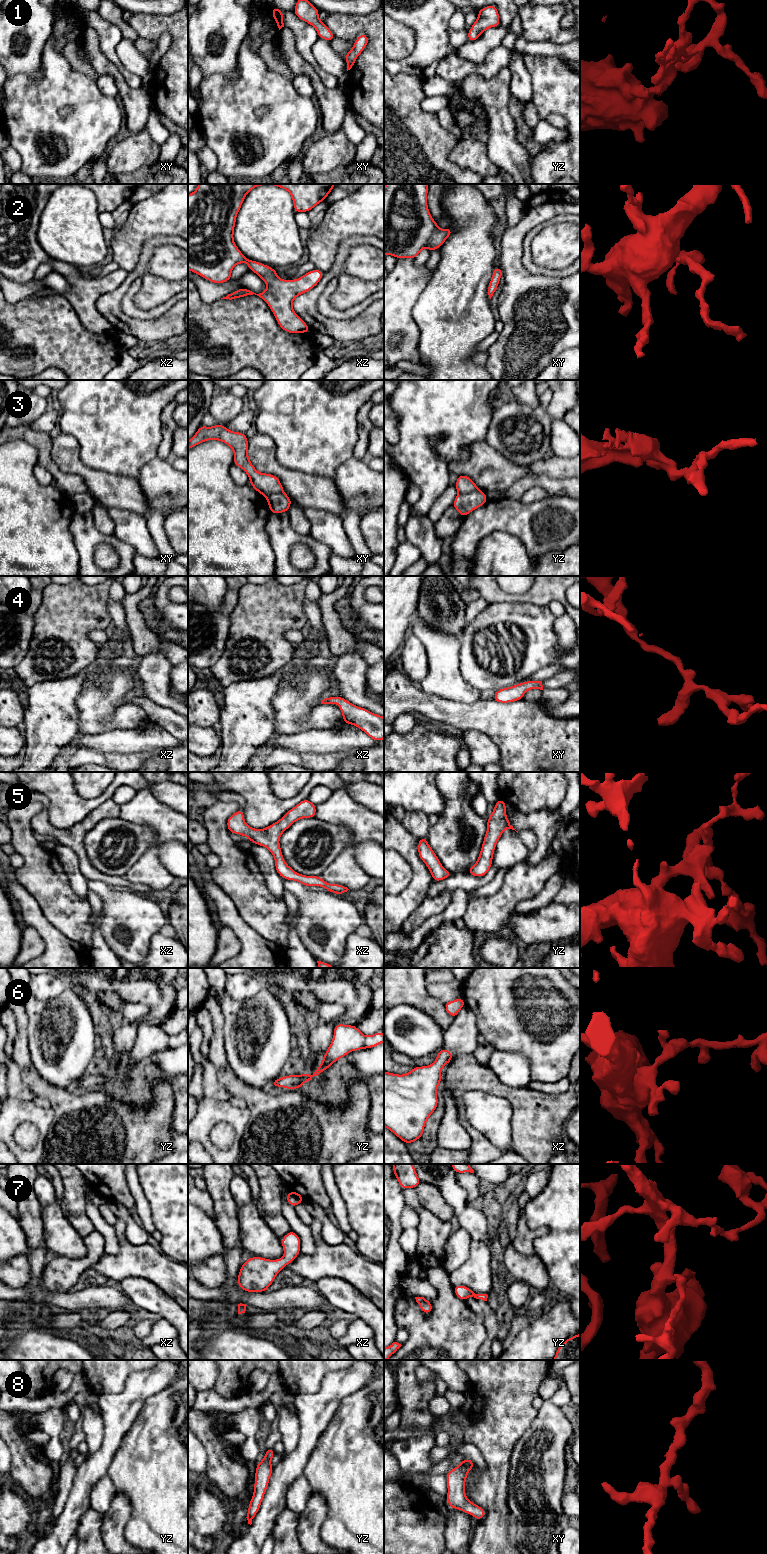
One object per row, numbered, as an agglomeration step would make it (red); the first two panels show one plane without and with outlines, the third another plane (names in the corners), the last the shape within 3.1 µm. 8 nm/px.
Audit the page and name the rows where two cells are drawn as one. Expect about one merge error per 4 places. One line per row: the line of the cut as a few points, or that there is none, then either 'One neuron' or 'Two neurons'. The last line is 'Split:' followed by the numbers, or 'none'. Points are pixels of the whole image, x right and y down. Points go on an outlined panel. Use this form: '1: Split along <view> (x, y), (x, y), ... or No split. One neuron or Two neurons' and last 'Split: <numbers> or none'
1: No split. One neuron
2: No split. One neuron
3: Split along yz (479, 490), (458, 494). Two neurons
4: No split. One neuron
5: No split. One neuron
6: No split. One neuron
7: No split. One neuron
8: No split. One neuron
Split: 3

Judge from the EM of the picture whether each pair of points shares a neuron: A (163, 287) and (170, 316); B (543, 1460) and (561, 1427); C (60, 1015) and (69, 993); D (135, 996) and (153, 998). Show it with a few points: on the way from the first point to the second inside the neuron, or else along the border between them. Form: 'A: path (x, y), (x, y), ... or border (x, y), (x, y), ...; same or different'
A: path (133, 276), (116, 311), (140, 326); same
B: path (543, 1452), (543, 1445), (553, 1435); same
C: path (65, 1010), (69, 1005), (69, 998); same
D: path (139, 996), (149, 997); same

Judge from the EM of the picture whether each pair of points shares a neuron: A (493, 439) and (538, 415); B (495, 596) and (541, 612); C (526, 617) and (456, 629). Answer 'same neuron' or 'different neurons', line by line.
A: same neuron
B: different neurons
C: different neurons

